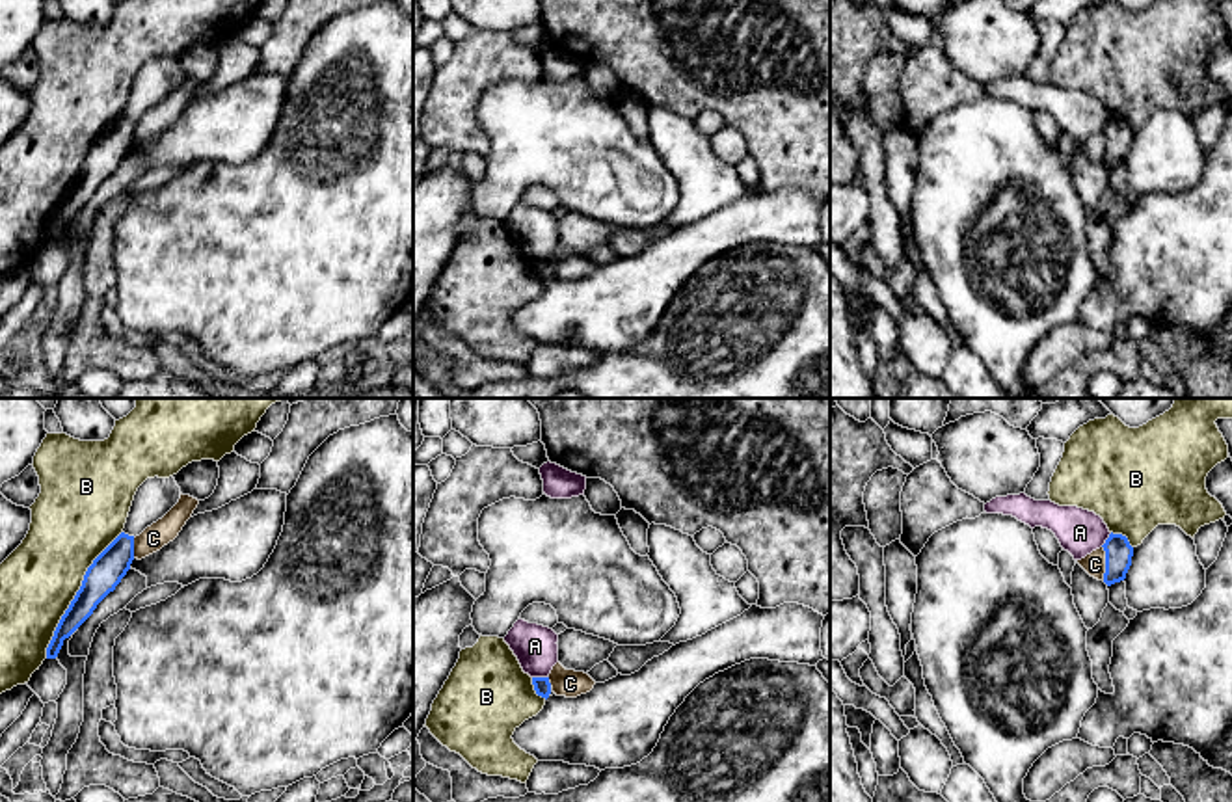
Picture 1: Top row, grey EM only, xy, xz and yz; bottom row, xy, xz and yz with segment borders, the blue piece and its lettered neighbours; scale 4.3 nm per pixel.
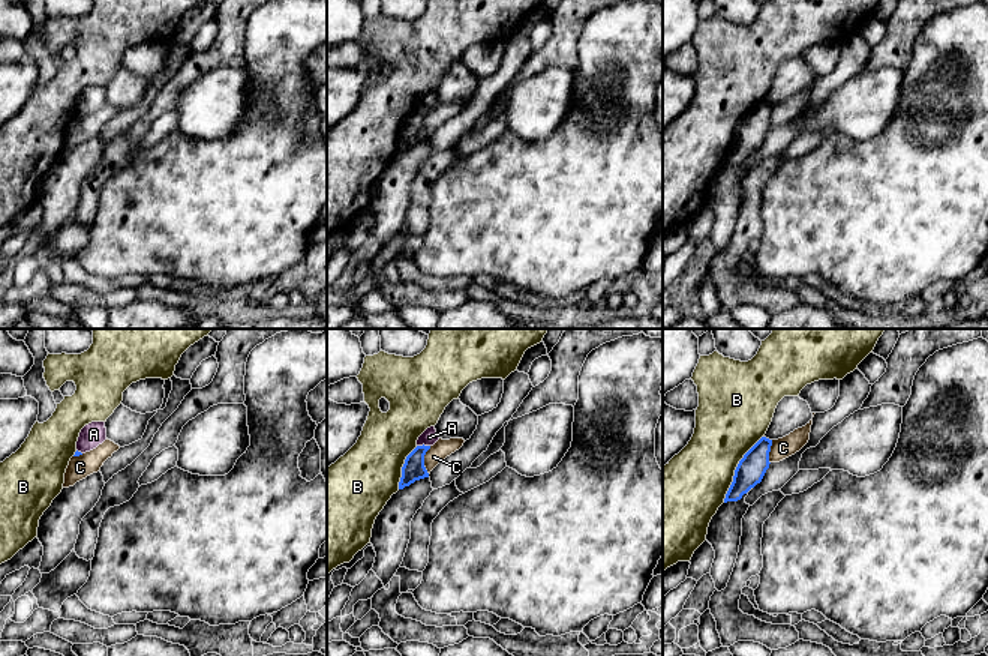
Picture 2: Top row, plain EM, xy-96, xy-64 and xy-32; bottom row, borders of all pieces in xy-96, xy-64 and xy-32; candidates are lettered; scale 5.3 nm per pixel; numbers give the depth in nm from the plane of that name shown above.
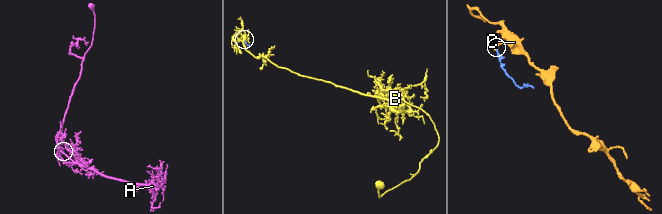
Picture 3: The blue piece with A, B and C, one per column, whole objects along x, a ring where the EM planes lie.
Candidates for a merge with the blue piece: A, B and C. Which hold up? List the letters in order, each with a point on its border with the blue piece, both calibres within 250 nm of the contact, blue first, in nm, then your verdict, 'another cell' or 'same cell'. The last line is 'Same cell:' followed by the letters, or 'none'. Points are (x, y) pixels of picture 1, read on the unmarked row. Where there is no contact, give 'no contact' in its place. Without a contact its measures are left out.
A: xz (540, 261) | 70/190 nm | another cell
B: xy (77, 177) | 150/340 nm | another cell
C: yz (1106, 146) | 120/100 nm | another cell
Same cell: none

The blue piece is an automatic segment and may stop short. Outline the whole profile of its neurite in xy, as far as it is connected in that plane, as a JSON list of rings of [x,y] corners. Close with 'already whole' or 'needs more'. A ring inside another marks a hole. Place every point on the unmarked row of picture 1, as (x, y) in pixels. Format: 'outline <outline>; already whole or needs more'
outline [[[121,115],[87,151],[82,169],[61,199],[47,231],[47,242],[56,242],[63,223],[69,221],[115,173],[134,143],[134,119]]]; already whole

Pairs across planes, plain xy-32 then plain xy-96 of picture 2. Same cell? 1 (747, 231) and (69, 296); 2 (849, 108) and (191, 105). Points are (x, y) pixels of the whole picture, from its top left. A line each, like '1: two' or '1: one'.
1: one
2: one

